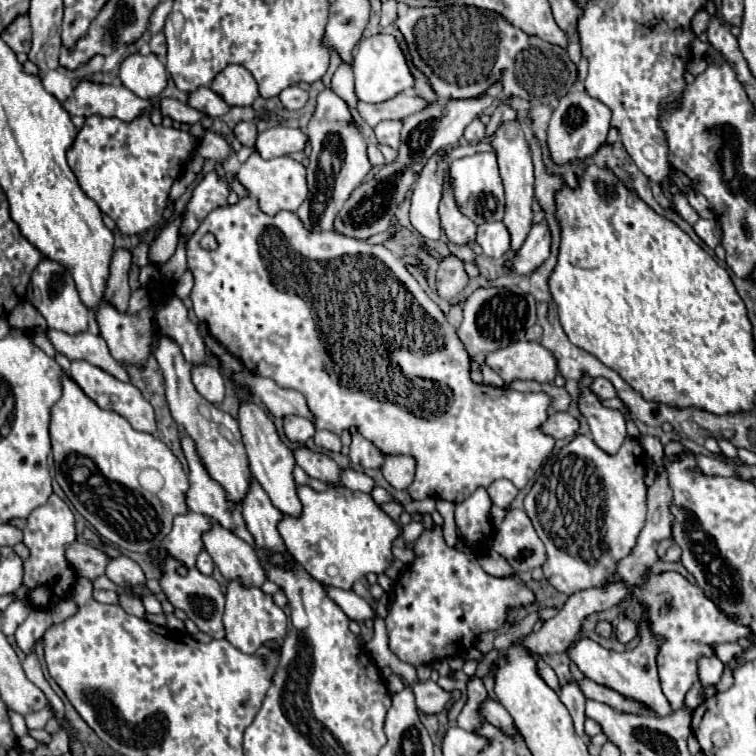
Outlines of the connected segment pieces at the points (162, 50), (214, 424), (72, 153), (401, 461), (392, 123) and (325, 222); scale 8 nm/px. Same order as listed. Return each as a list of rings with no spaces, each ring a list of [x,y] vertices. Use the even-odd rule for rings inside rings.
[[[161,32],[153,34],[151,40],[149,40],[149,46],[151,46],[151,52],[159,56],[159,60],[165,60],[165,54],[167,54],[167,44],[165,44],[165,36]]]
[[[159,334],[159,340],[157,340],[153,356],[157,358],[159,368],[163,372],[163,378],[165,378],[165,394],[167,394],[167,404],[169,404],[171,416],[195,440],[197,452],[199,452],[201,460],[203,460],[207,472],[211,474],[211,478],[217,480],[227,490],[231,502],[241,504],[241,500],[243,500],[243,496],[247,492],[247,486],[249,486],[249,462],[247,462],[247,454],[245,454],[245,446],[243,446],[243,440],[241,440],[241,432],[239,432],[237,420],[231,414],[215,408],[215,404],[203,400],[203,396],[199,396],[199,392],[195,390],[195,386],[191,382],[193,364],[189,364],[183,358],[181,348],[171,338]],[[199,406],[209,406],[211,418],[201,416]],[[221,432],[231,432],[231,440],[225,438]]]
[[[147,114],[137,116],[131,122],[123,122],[119,118],[105,118],[105,116],[89,116],[85,118],[83,128],[77,132],[75,142],[67,150],[67,162],[75,172],[81,190],[101,208],[103,214],[115,220],[121,234],[145,234],[155,224],[161,222],[163,210],[169,204],[169,190],[175,182],[177,174],[181,172],[183,164],[187,162],[189,154],[195,150],[195,138],[187,130],[179,128],[165,128],[155,126]]]
[[[387,456],[381,472],[393,488],[403,490],[413,482],[415,458],[413,456]]]
[[[383,120],[375,126],[375,136],[379,144],[387,144],[391,148],[399,148],[399,136],[401,136],[403,122],[401,120]]]
[[[323,90],[317,96],[315,112],[307,126],[307,136],[311,140],[311,154],[309,154],[309,166],[307,166],[307,182],[309,182],[309,198],[303,202],[303,206],[295,212],[299,220],[303,220],[303,226],[311,232],[325,232],[333,230],[333,220],[339,214],[339,208],[343,208],[345,200],[351,196],[351,192],[363,182],[363,178],[371,172],[371,162],[367,160],[367,142],[363,134],[359,132],[349,106],[343,98],[339,98],[331,90]],[[329,134],[339,134],[341,148],[333,150],[325,138]]]

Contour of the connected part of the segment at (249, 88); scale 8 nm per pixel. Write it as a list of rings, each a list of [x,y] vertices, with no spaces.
[[[229,64],[223,68],[223,72],[211,82],[211,88],[221,94],[229,106],[251,106],[259,96],[255,78],[241,64]]]

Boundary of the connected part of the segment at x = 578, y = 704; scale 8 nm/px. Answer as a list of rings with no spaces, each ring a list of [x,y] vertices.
[[[571,680],[569,684],[565,684],[559,692],[559,698],[561,702],[567,706],[573,722],[575,722],[575,730],[579,736],[585,738],[585,732],[583,732],[583,722],[585,722],[585,696],[583,692],[579,692],[579,684],[575,680]]]

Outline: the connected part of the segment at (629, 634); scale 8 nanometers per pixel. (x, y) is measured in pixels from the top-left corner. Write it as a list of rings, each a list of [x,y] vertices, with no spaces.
[[[623,618],[619,624],[617,624],[617,640],[621,642],[631,642],[637,634],[637,626],[629,620],[629,618]]]

